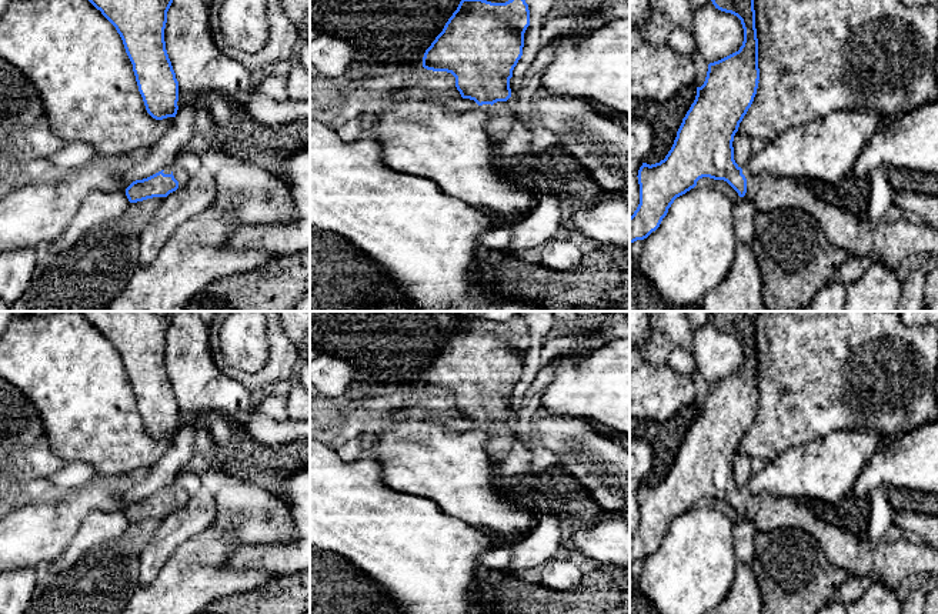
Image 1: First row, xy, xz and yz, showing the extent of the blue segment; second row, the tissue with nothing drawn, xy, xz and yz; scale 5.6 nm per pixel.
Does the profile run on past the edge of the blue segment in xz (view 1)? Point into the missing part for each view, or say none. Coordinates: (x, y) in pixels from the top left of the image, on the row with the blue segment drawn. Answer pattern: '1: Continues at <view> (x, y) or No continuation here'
1: Continues at xz (497, 127)

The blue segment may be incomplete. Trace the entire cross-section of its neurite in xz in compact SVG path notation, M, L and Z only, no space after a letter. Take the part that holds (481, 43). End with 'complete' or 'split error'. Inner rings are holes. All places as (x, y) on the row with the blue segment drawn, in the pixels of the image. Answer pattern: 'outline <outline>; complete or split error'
outline M461 0L423 57L424 69L451 73L463 99L494 113L485 131L497 146L517 120L507 100L528 26L525 0Z; split error

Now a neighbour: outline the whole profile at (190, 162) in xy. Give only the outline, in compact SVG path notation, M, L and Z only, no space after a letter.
M184 150L174 158L173 167L184 168L190 176L194 176L204 164L203 157Z

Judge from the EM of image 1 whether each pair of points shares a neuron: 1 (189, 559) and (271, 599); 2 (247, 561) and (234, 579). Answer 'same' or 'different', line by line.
1: different
2: different

